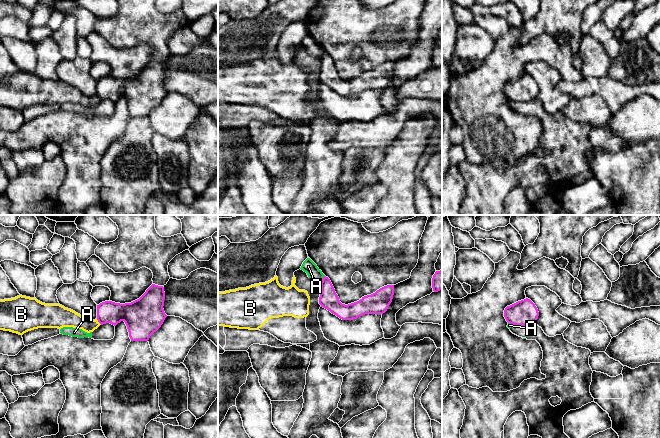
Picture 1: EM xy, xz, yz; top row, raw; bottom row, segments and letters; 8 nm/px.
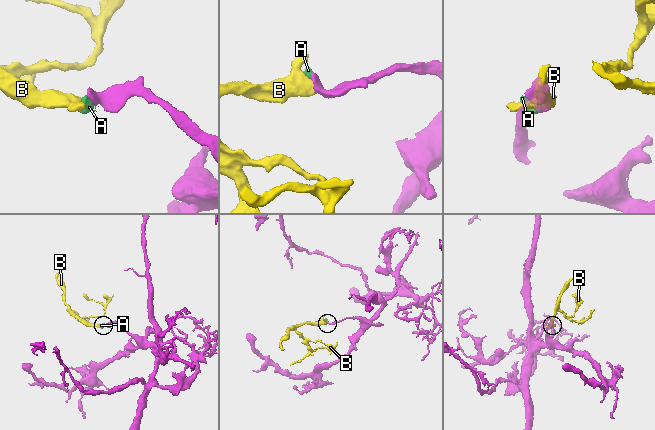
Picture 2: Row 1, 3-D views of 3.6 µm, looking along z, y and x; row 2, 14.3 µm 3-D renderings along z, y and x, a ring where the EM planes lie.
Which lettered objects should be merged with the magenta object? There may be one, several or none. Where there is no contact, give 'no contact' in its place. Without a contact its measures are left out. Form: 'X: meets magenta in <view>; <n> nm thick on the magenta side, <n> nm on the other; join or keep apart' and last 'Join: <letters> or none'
A: meets magenta in xz; 150 nm thick on the magenta side, 110 nm on the other; keep apart
B: meets magenta in xy; 180 nm thick on the magenta side, 140 nm on the other; keep apart
Join: none

